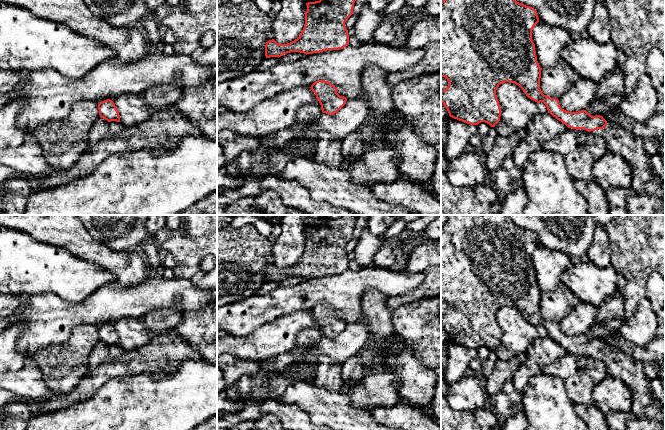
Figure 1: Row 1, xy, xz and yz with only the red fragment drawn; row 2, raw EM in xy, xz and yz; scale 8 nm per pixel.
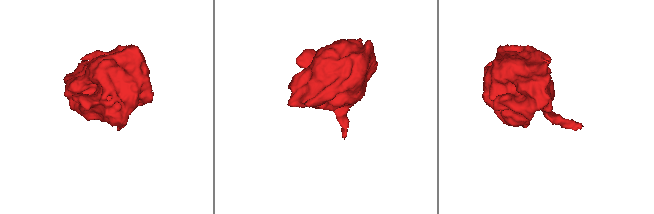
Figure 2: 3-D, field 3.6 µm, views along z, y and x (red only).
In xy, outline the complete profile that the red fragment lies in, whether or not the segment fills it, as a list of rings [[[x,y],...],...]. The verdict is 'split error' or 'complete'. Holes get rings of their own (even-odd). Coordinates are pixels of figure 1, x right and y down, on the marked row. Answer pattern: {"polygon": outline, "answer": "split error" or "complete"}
{"polygon": [[[107,99],[100,102],[98,104],[98,110],[100,117],[107,120],[108,122],[120,122],[119,112],[112,100]]], "answer": "complete"}

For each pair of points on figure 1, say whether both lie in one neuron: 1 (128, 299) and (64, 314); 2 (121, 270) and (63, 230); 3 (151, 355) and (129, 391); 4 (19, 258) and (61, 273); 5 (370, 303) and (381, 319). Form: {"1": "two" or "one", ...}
{"1": "one", "2": "one", "3": "two", "4": "one", "5": "one"}

